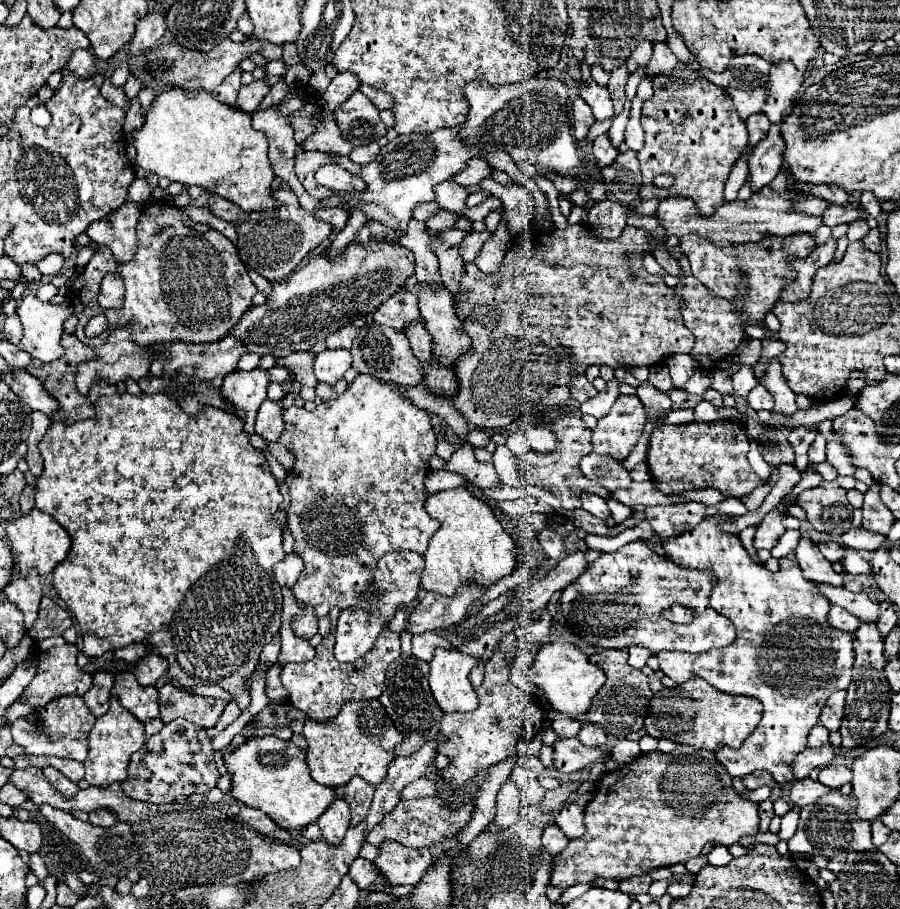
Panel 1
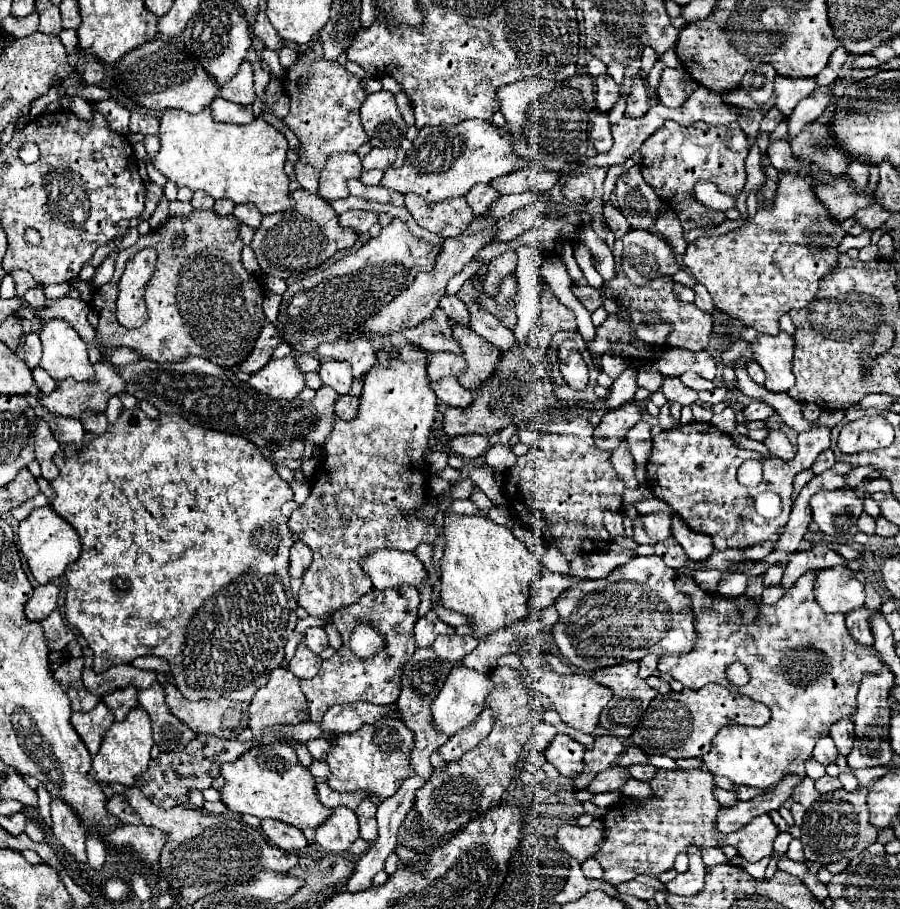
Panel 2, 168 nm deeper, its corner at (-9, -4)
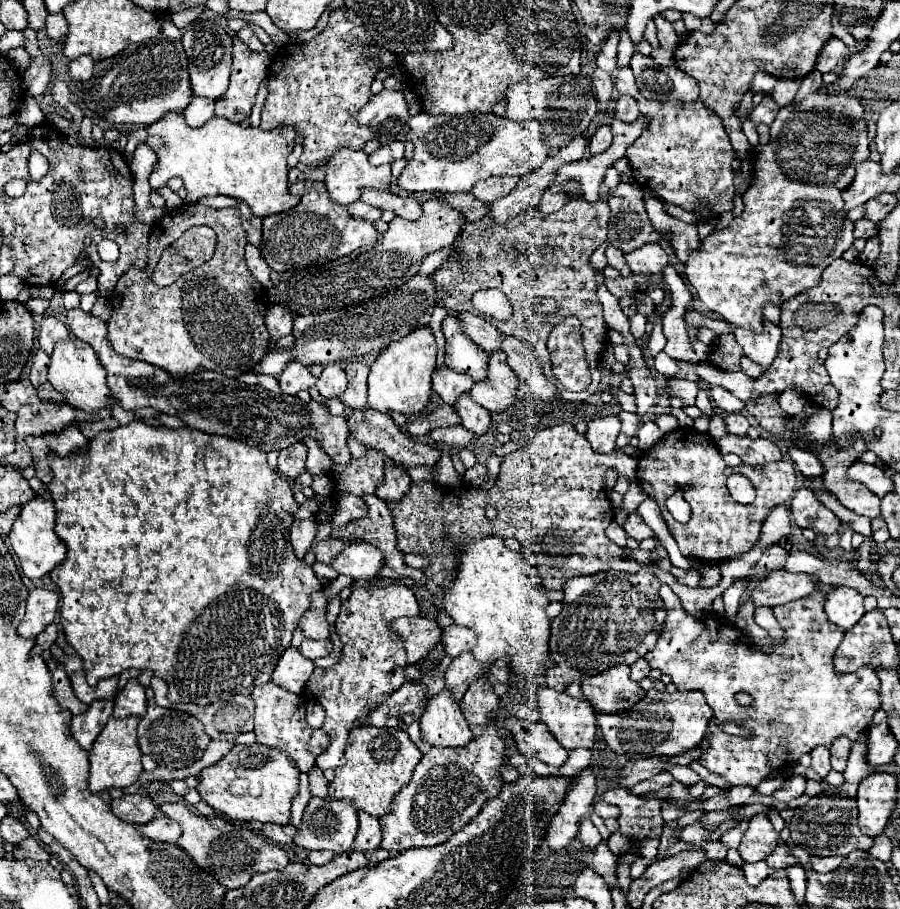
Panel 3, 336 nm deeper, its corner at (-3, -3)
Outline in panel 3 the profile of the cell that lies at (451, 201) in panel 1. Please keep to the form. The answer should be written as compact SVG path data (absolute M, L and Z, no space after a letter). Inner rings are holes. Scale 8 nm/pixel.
M491 176L491 178L485 178L485 180L477 182L473 186L471 194L477 200L489 204L489 202L493 202L493 200L509 194L511 188L517 186L517 182L519 182L519 178L513 178L513 176Z

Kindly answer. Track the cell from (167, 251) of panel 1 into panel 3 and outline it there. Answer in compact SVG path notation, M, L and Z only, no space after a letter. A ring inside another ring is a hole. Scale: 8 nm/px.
M183 204L167 212L151 226L147 270L139 272L131 266L117 282L111 294L111 318L107 322L107 340L121 356L143 360L153 366L185 376L201 368L221 372L225 376L239 376L251 372L265 356L269 334L263 322L267 312L267 292L251 276L245 264L245 232L237 208L213 210L201 204ZM193 224L205 224L217 234L217 248L211 260L179 276L171 286L157 286L151 278L161 252L175 242Z

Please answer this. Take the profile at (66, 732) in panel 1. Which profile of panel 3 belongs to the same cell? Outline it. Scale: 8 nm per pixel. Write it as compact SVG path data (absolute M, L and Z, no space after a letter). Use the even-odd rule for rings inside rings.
M95 700L87 712L73 716L71 734L81 748L91 750L95 738L111 718L111 712L113 712L113 700Z

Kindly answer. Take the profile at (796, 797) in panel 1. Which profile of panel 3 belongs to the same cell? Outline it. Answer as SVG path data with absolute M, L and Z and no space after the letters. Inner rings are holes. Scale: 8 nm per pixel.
M791 776L781 790L777 790L773 796L781 802L789 802L793 798L799 798L805 792L805 778L803 776Z

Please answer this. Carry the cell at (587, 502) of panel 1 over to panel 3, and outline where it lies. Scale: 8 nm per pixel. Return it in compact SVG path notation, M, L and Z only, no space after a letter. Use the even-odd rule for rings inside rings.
M611 522L611 526L607 528L607 532L605 532L607 536L609 536L609 540L611 542L615 542L617 546L625 546L625 540L627 540L627 534L625 534L625 530L623 528L619 528L615 522Z

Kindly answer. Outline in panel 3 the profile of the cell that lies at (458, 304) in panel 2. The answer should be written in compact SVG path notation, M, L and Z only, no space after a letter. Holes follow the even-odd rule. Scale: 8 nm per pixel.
M457 312L455 314L457 320L459 320L459 326L461 326L461 332L465 336L469 336L479 348L483 348L485 352L493 352L493 350L499 350L501 344L497 344L497 336L501 336L501 332L485 322L483 318L471 314L471 312Z

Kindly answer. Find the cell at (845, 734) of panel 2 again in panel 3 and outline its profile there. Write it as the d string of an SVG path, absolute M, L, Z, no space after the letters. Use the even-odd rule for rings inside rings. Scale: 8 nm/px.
M837 736L831 742L831 766L833 766L833 770L839 770L839 772L845 770L849 750L851 750L851 740L847 736Z

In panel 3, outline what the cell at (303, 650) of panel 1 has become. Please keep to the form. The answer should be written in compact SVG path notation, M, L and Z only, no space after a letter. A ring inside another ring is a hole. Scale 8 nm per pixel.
M289 646L283 654L281 660L277 662L277 668L273 672L273 682L275 684L283 684L283 688L287 688L289 692L301 694L303 686L307 684L309 676L313 674L313 662L309 658L305 658L299 648Z

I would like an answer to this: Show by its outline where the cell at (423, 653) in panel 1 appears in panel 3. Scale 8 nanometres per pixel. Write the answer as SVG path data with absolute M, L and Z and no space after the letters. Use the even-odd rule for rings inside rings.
M449 626L443 628L443 636L441 636L441 644L445 648L445 654L455 658L461 652L469 652L475 644L475 632L461 628L461 626Z

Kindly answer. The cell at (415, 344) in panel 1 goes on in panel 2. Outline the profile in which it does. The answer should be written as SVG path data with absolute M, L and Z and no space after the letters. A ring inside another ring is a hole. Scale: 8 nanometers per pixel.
M431 353L429 357L427 373L431 381L439 381L443 377L459 377L459 373L467 369L465 359L455 353Z

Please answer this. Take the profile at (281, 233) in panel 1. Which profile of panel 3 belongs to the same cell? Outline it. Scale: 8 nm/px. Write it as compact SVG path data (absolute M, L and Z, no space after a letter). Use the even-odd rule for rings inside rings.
M295 182L289 186L291 194L301 196L301 202L277 216L263 218L261 252L267 264L274 271L303 269L308 266L331 262L347 256L355 250L367 250L377 242L377 230L371 222L353 220L345 206L333 204L325 192L323 182Z

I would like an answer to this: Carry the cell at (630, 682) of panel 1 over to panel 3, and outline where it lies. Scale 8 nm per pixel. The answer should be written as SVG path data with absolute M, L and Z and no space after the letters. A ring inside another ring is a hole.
M617 664L581 682L583 696L593 702L597 714L627 712L645 696L645 690L629 678L629 672L627 664Z

